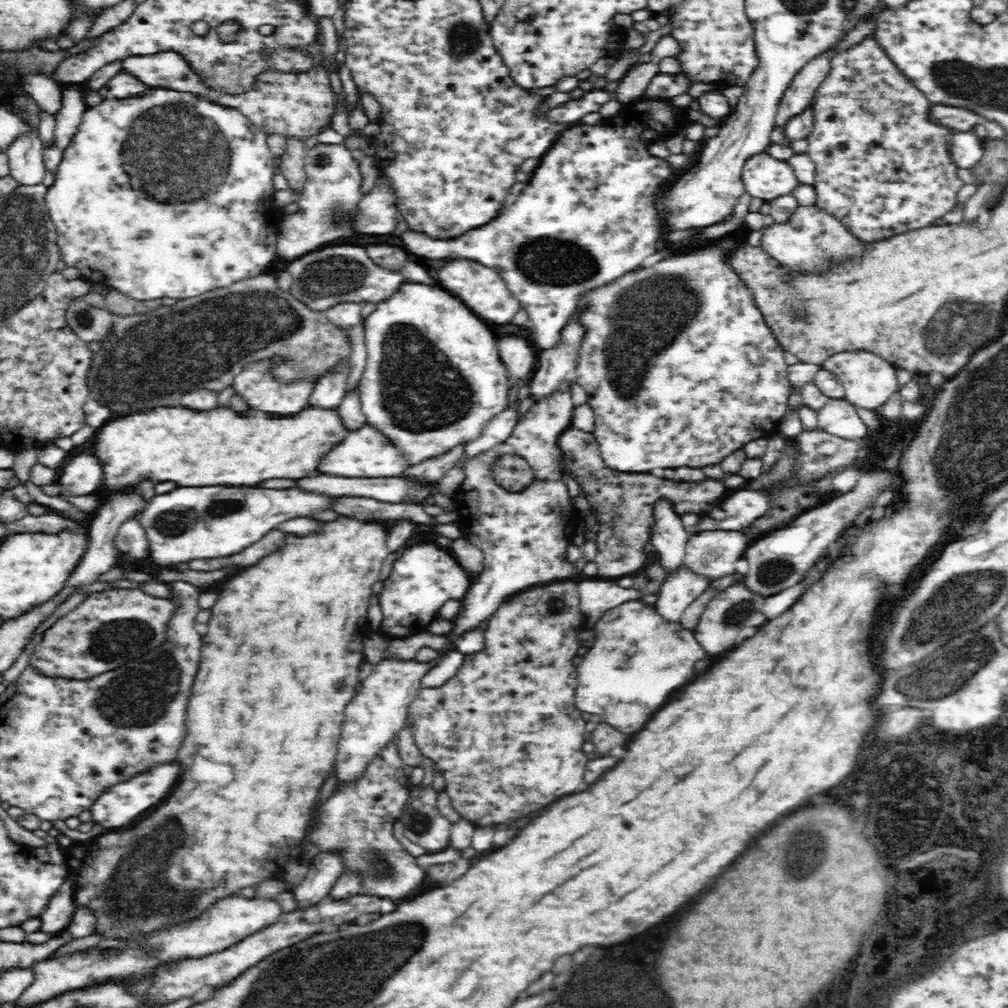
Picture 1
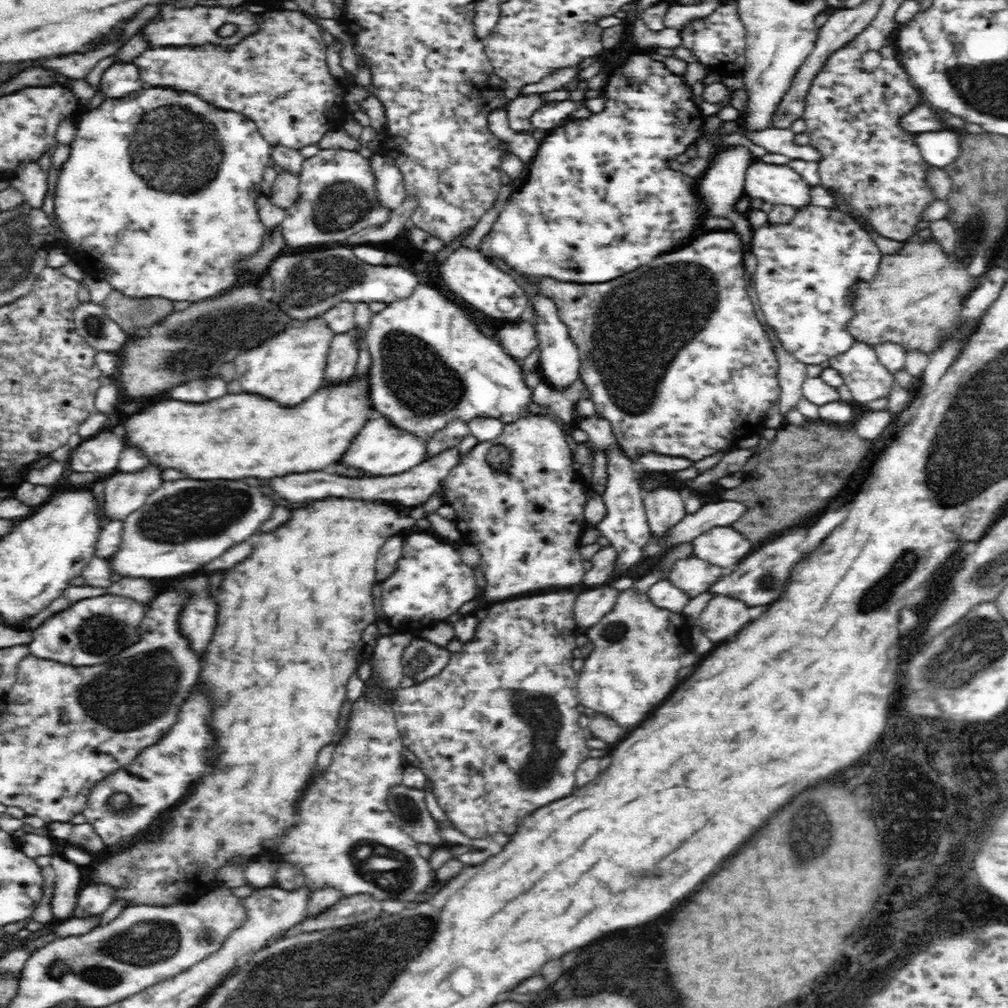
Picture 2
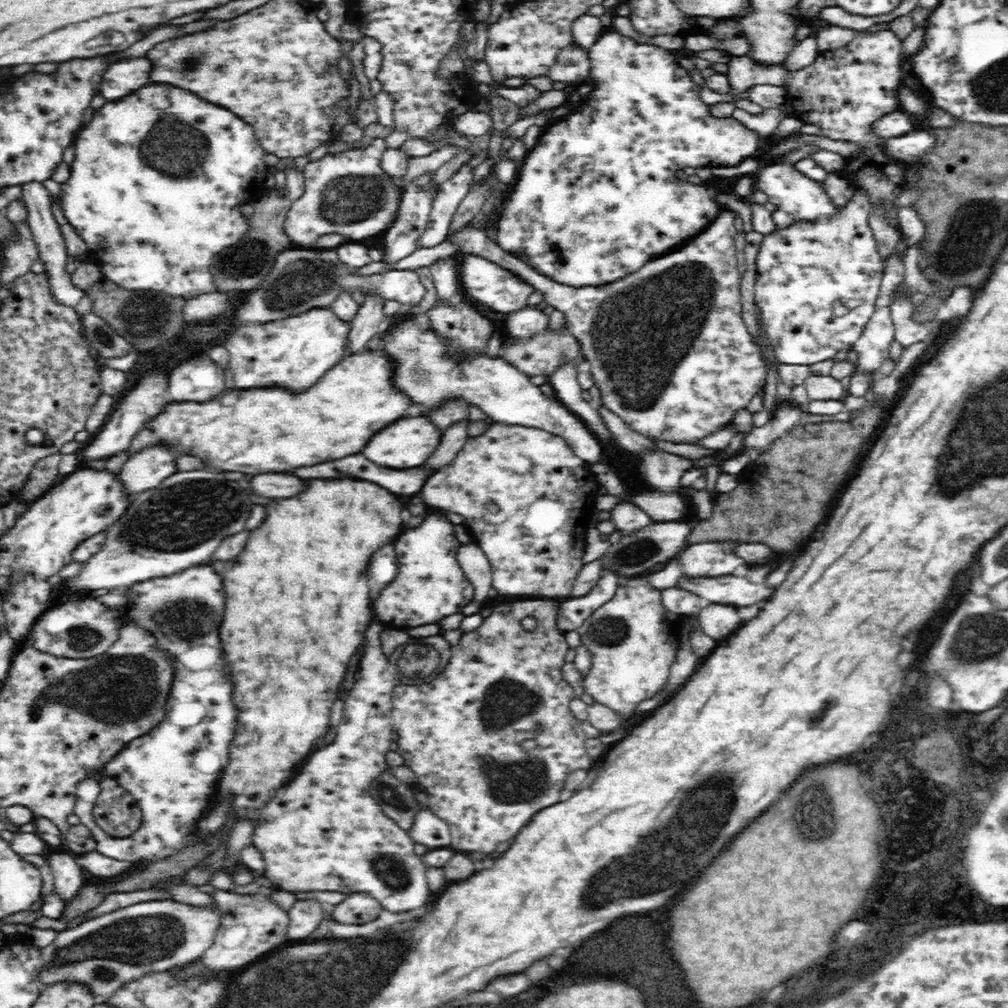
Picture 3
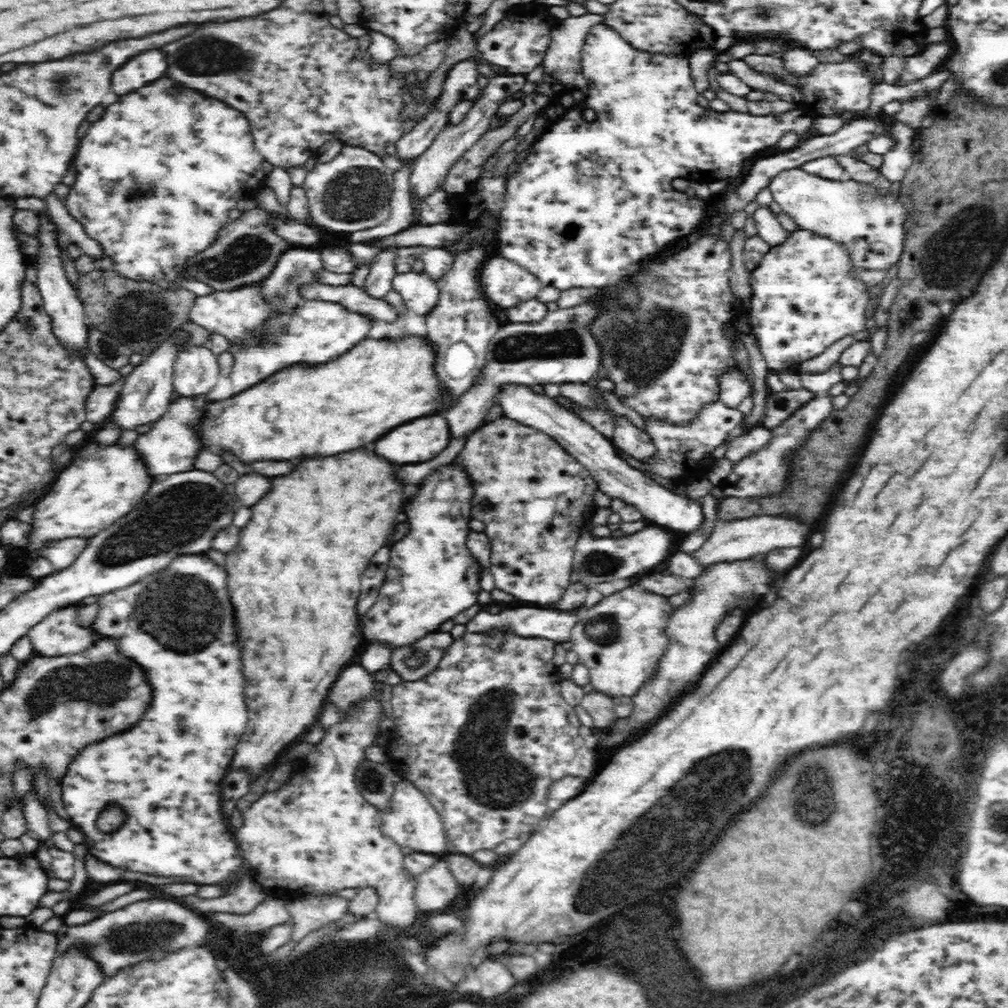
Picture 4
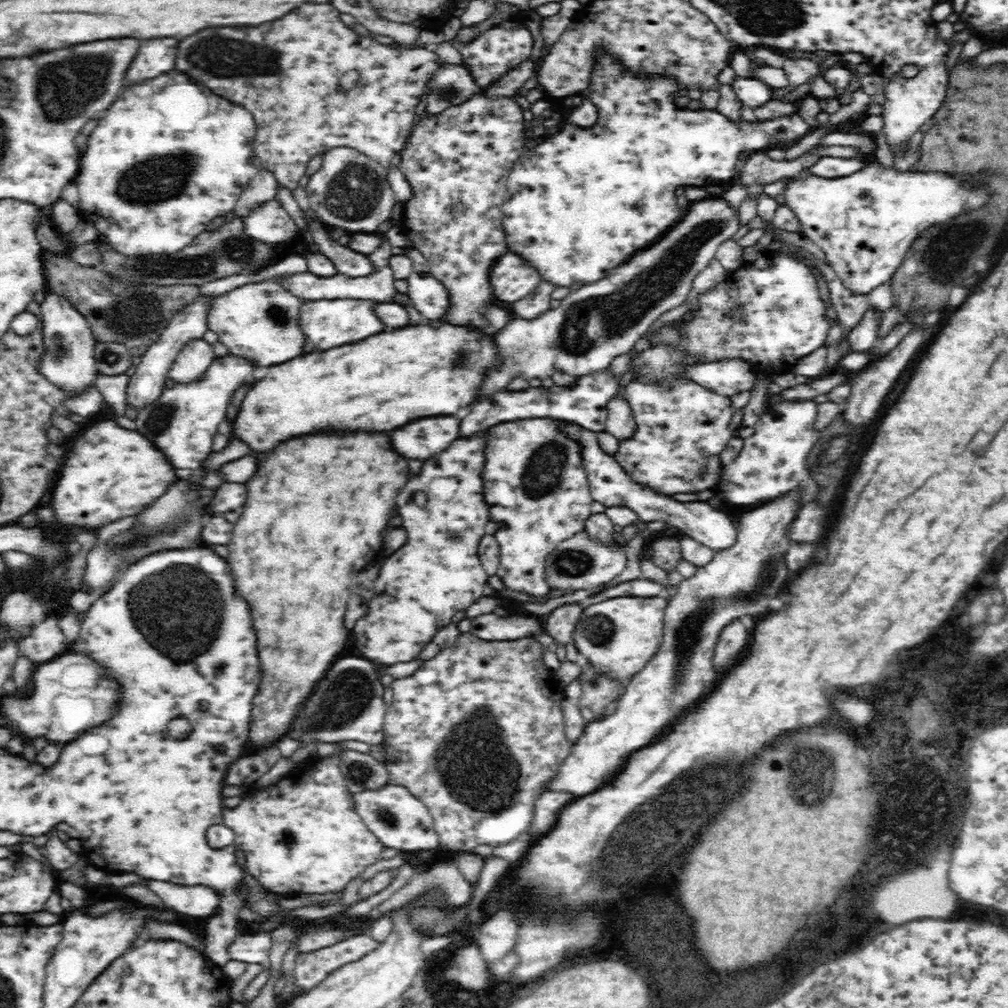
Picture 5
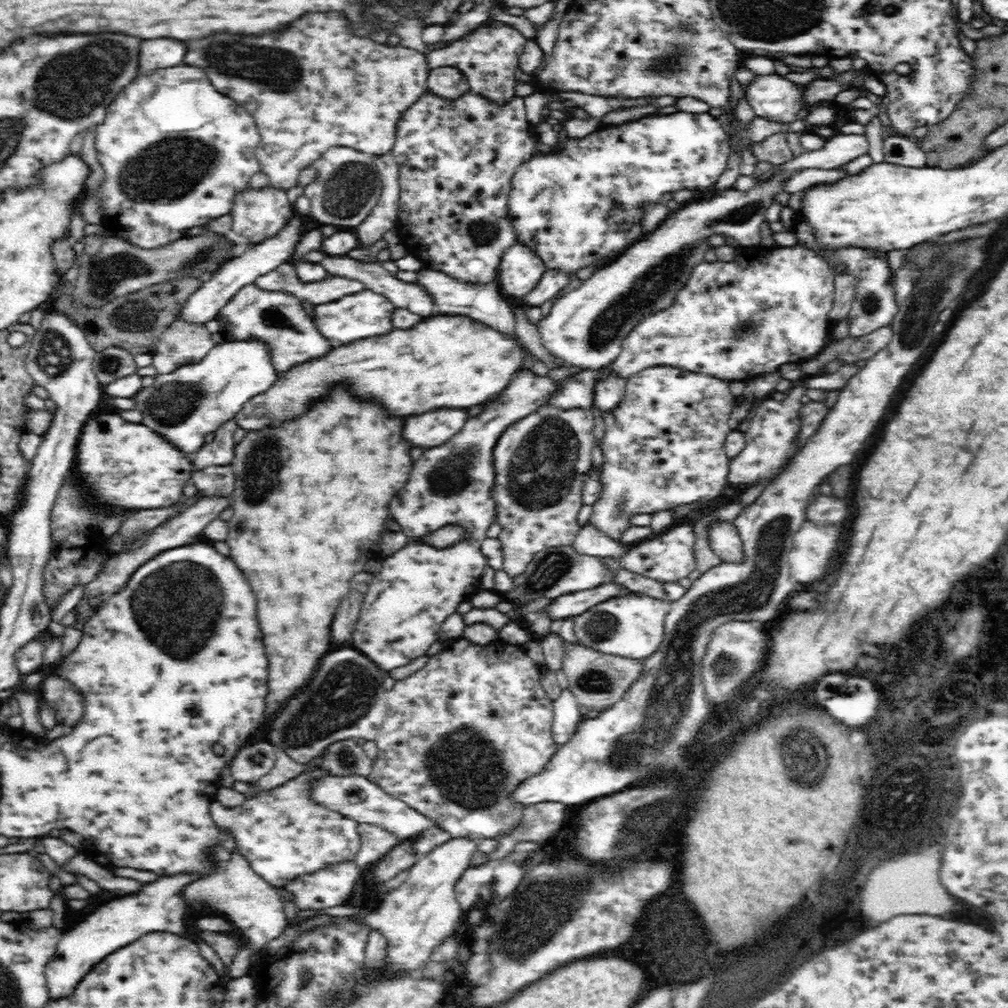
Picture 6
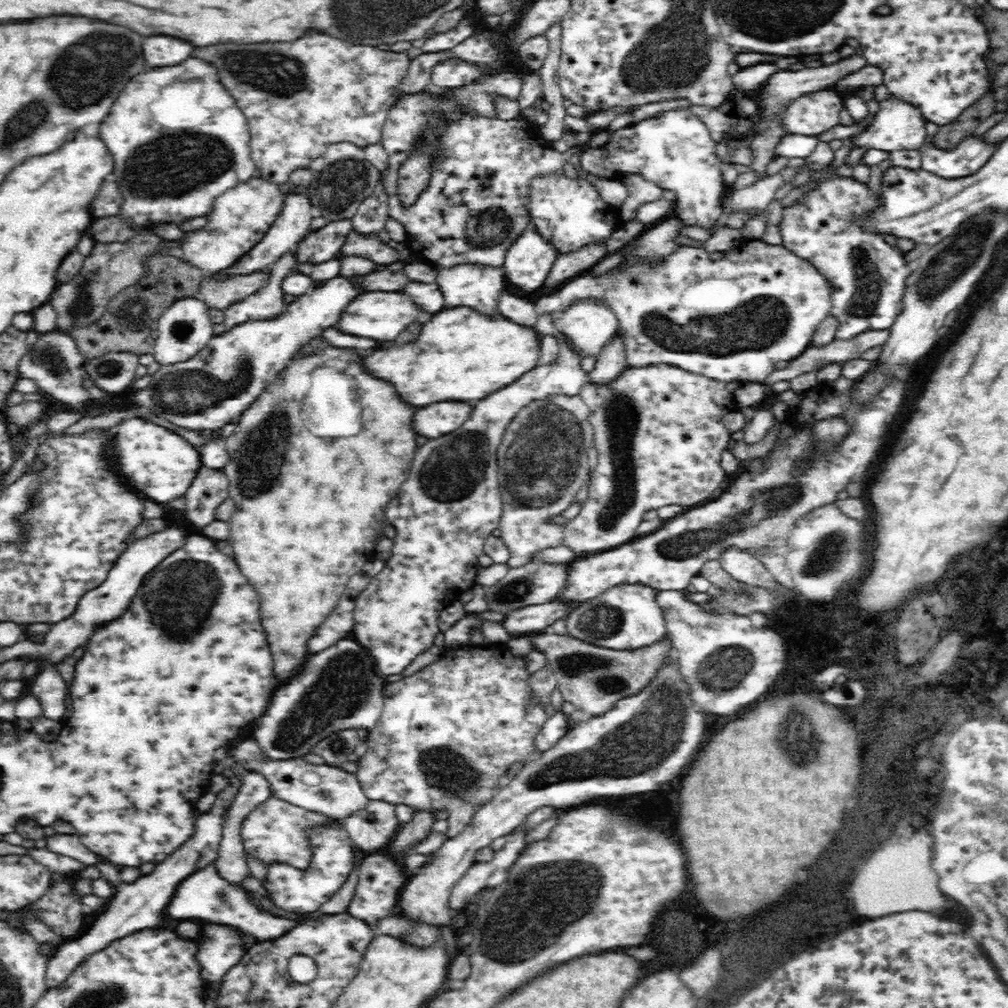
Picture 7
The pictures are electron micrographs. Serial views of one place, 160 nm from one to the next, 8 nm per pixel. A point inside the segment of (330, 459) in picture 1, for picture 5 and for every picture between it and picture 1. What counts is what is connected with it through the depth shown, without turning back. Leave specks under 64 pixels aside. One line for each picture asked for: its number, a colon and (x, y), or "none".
2: (377, 450)
3: (406, 443)
4: (419, 440)
5: (421, 440)

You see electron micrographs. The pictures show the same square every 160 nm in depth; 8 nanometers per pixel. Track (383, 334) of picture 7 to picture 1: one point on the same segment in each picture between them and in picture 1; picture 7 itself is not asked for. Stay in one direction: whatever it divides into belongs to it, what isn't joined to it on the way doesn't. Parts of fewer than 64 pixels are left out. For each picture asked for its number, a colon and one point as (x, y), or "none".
1: (256, 389)
2: (290, 369)
3: (293, 354)
4: (316, 332)
5: (324, 324)
6: (355, 317)

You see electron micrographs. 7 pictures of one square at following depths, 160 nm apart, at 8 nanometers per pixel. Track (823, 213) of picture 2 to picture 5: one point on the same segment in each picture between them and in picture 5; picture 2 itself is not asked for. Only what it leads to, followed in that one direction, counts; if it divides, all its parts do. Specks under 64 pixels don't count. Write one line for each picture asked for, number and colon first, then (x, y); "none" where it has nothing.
3: (816, 283)
4: (806, 294)
5: (769, 312)

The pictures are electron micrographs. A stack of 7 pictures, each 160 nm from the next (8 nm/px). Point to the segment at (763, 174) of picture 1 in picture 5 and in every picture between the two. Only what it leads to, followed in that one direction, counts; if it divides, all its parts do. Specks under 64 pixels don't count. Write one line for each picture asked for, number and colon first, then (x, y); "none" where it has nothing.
2: (773, 183)
3: (791, 191)
4: (871, 225)
5: (865, 223)

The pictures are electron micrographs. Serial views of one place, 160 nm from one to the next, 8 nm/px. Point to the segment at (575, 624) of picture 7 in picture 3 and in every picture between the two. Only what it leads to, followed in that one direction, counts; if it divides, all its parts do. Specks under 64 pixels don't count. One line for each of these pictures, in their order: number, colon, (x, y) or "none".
3: (633, 640)
4: (621, 639)
5: (617, 637)
6: (632, 626)

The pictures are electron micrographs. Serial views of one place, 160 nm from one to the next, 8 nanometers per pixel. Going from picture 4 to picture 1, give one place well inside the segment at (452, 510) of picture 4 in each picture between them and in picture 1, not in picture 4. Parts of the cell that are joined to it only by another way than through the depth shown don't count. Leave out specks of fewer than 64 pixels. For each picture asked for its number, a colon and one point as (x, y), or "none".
1: (424, 577)
2: (432, 582)
3: (431, 585)

